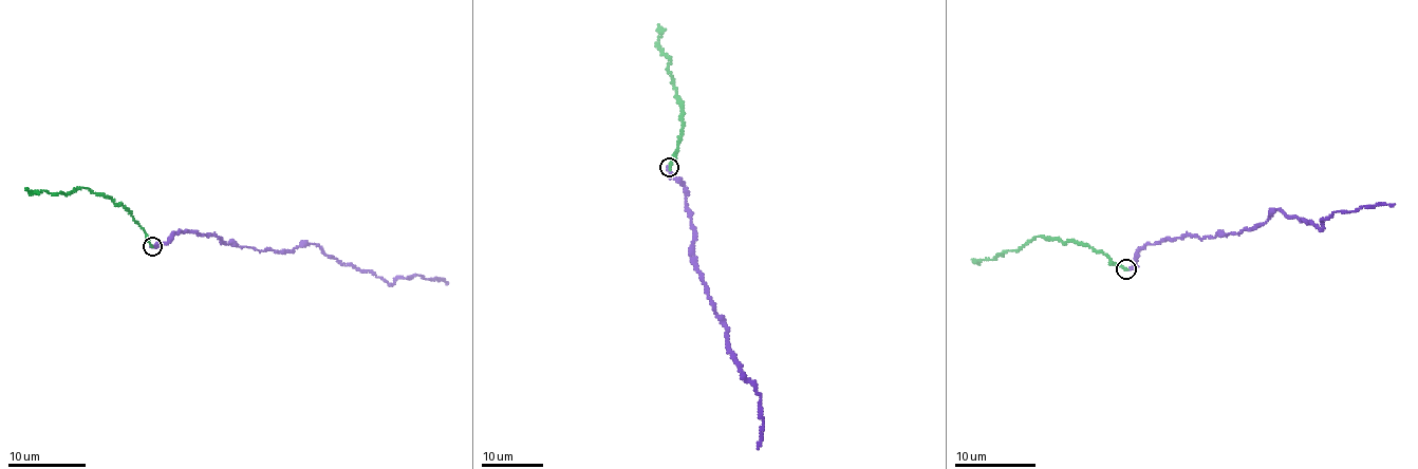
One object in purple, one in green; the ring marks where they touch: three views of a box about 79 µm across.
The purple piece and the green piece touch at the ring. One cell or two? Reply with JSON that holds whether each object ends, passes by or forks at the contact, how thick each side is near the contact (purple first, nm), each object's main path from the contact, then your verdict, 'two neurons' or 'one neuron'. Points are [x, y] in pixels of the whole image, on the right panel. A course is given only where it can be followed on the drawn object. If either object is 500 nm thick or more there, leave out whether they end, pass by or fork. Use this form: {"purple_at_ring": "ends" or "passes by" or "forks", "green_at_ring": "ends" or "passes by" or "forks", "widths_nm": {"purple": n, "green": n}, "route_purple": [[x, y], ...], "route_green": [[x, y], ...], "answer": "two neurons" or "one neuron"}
{"purple_at_ring": "passes by", "green_at_ring": "ends", "widths_nm": {"purple": 140, "green": 160}, "route_purple": [[1126, 269], [1146, 244], [1235, 233], [1260, 226], [1275, 210], [1320, 229], [1333, 211], [1395, 204]], "route_green": [[1126, 269], [1105, 254], [1042, 236], [993, 259], [972, 259]], "answer": "one neuron"}

